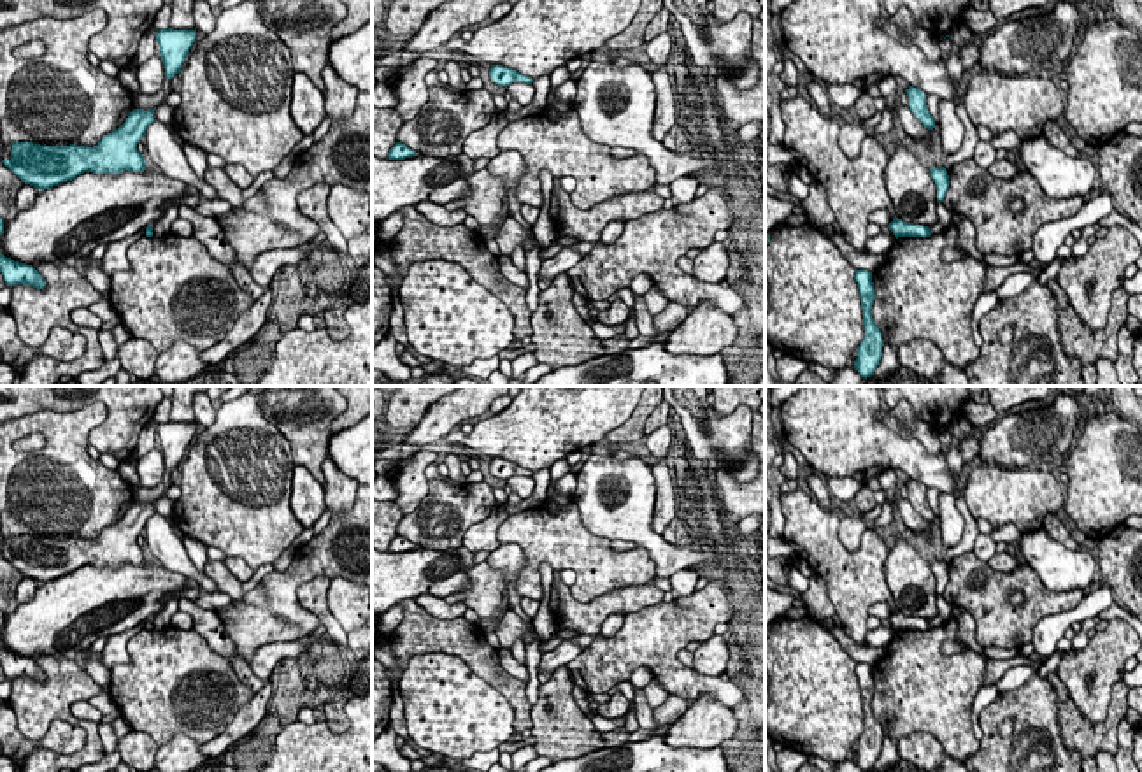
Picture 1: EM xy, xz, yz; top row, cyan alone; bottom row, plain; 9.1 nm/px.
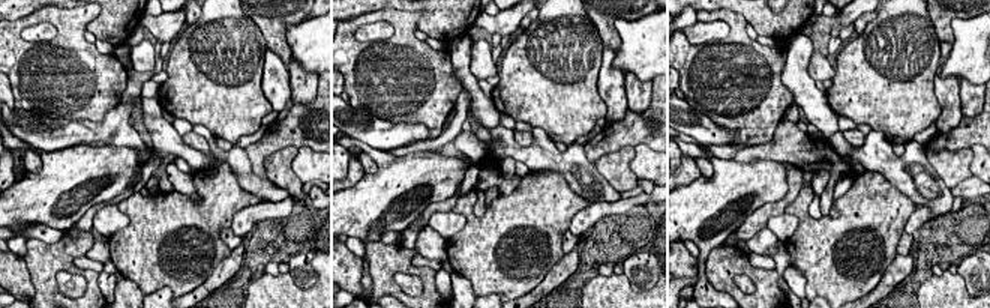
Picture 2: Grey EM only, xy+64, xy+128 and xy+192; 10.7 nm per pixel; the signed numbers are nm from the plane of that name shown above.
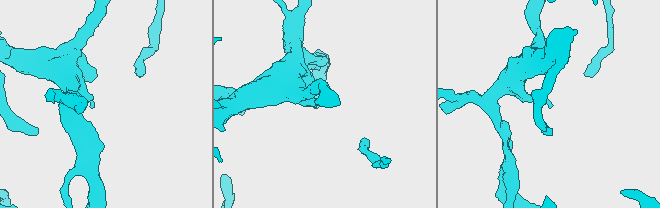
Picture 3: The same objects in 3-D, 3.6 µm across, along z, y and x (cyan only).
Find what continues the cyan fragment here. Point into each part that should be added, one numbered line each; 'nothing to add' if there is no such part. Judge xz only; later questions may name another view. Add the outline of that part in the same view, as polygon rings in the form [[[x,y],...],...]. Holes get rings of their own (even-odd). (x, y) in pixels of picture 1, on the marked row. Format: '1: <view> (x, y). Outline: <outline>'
nothing to add

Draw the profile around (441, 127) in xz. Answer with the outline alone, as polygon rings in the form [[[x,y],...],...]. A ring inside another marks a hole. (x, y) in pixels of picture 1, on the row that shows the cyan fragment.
[[[428,86],[428,102],[418,116],[403,121],[396,142],[425,156],[463,153],[465,139],[489,125],[496,105],[488,89],[453,93],[444,86]]]

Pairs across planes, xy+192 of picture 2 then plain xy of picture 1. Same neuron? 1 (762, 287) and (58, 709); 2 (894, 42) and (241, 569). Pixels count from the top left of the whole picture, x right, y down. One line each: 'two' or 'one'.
1: one
2: two

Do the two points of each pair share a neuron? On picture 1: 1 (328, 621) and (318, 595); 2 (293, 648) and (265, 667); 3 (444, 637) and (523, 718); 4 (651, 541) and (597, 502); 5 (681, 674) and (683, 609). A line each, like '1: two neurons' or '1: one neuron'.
1: one neuron
2: one neuron
3: one neuron
4: one neuron
5: one neuron

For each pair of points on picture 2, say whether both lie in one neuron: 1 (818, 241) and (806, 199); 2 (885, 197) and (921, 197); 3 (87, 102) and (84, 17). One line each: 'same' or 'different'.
1: same
2: different
3: same

